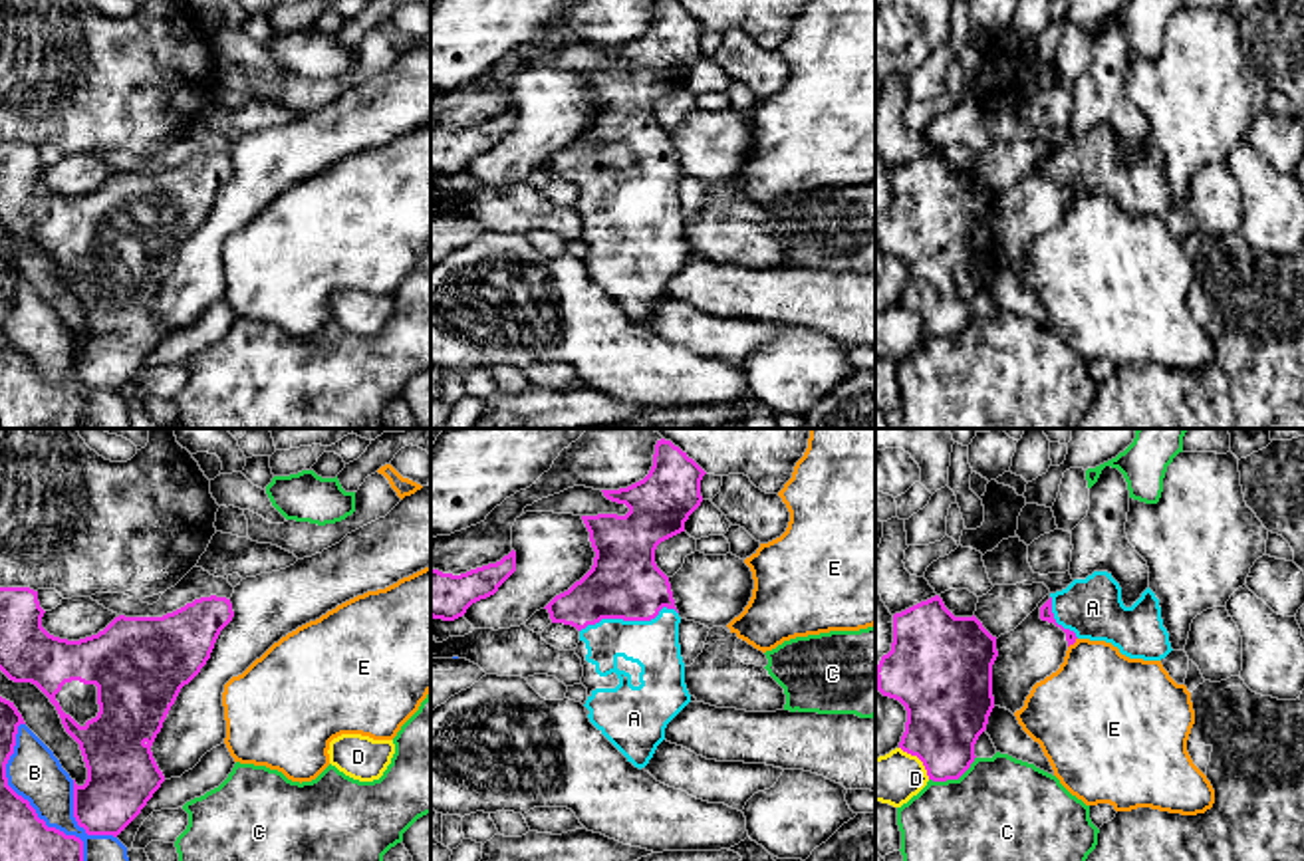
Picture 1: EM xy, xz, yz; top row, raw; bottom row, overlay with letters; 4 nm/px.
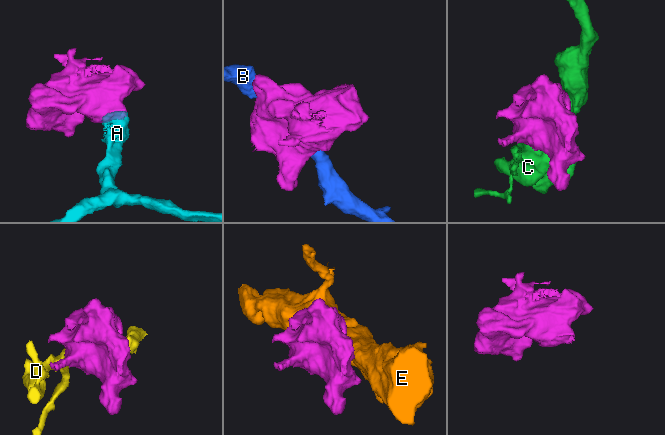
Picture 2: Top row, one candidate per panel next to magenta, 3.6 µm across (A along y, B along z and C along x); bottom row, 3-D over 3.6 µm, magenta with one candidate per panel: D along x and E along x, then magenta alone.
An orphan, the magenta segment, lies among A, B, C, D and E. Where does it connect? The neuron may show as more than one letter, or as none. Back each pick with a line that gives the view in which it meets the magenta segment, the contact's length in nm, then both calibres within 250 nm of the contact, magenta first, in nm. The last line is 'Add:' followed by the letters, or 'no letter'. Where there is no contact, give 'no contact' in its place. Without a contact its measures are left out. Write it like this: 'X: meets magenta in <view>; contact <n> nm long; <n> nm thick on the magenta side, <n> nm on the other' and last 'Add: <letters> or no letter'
A: meets magenta in xz; contact 400 nm long; 300 nm thick on the magenta side, 200 nm on the other
Add: A

